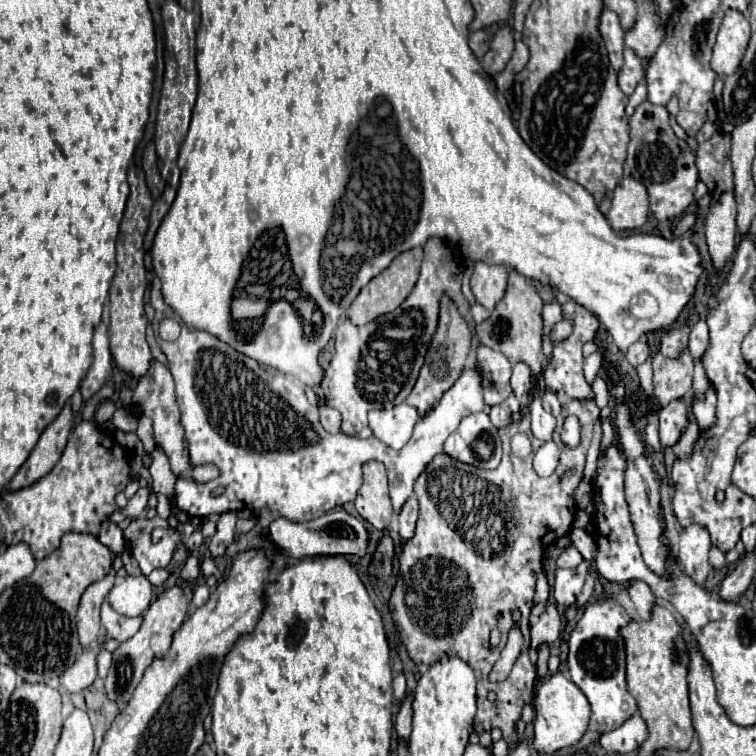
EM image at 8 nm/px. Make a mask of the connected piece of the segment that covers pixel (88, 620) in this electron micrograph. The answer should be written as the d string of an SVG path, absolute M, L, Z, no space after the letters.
M107 574L103 580L93 582L81 598L79 612L77 612L77 632L79 632L79 640L85 648L91 646L91 642L95 642L101 634L99 608L101 608L103 600L107 598L111 588L113 588L111 574Z

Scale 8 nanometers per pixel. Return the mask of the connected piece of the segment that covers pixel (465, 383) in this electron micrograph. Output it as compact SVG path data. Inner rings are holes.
M157 278L153 280L149 302L155 308L151 324L157 342L161 352L165 352L169 370L175 378L189 462L191 466L215 464L221 470L221 476L211 482L177 478L175 502L177 508L189 516L223 514L227 510L237 510L237 506L245 506L259 518L263 528L275 518L309 522L357 496L361 466L367 460L385 464L389 472L391 504L393 510L399 512L403 502L413 496L415 480L443 450L443 442L457 430L461 418L483 410L481 374L475 368L467 368L443 398L421 416L411 440L401 450L389 448L375 436L363 440L343 432L331 434L323 430L319 412L307 402L305 392L289 392L287 378L281 372L269 372L269 368L239 354L219 338L201 330L187 330L185 324L181 324L181 336L175 342L161 340L157 330L159 322L171 318L171 314L175 320L179 318L163 302ZM219 484L225 486L225 492L221 496L211 496L211 490Z

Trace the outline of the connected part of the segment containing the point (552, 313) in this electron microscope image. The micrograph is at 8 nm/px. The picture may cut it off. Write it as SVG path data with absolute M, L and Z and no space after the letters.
M545 304L542 309L543 318L543 343L542 351L547 356L547 362L549 362L549 356L551 356L551 340L550 333L553 328L553 324L557 324L561 320L561 306L559 304Z

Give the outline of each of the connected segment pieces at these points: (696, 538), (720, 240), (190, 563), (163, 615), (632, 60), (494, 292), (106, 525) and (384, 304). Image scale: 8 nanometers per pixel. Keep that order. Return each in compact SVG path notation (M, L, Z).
M691 524L683 530L677 548L677 562L683 566L687 576L691 576L697 584L703 584L711 570L707 562L709 550L711 550L711 538L707 528Z
M733 190L723 192L711 206L705 218L705 236L709 244L709 254L717 270L725 266L729 256L735 252L735 194Z
M189 556L183 572L181 572L181 578L183 580L195 580L199 576L199 560L195 556Z
M175 584L167 590L163 590L153 602L151 606L147 608L147 612L143 614L143 622L141 622L141 628L125 642L119 644L119 648L113 652L113 664L111 664L111 670L105 678L105 688L107 688L107 694L111 700L115 700L121 708L127 706L135 686L139 684L145 668L153 662L153 658L163 658L171 646L171 638L173 638L173 632L183 624L183 620L187 618L189 614L189 598L185 596L185 590L183 586Z
M625 48L625 64L617 76L619 80L619 88L631 96L635 86L645 78L645 70L643 70L643 64L641 64L641 58L631 50L631 48Z
M475 262L471 274L471 290L479 304L487 310L493 310L495 304L503 298L507 288L509 268L507 266L491 266L485 262Z
M113 520L103 522L101 532L99 532L99 536L97 536L97 538L99 538L105 546L109 546L109 550L111 550L113 554L121 554L121 552L123 552L123 548L125 548L123 532L121 532L121 528L119 528Z
M411 248L407 252L401 252L395 262L391 262L391 266L387 266L387 270L383 270L379 276L375 276L361 292L359 296L355 298L355 302L349 306L347 310L347 316L353 324L357 326L363 326L371 320L375 320L377 316L383 316L391 310L395 310L407 296L409 292L413 290L417 278L419 278L419 266L421 266L421 260L423 260L423 248Z

